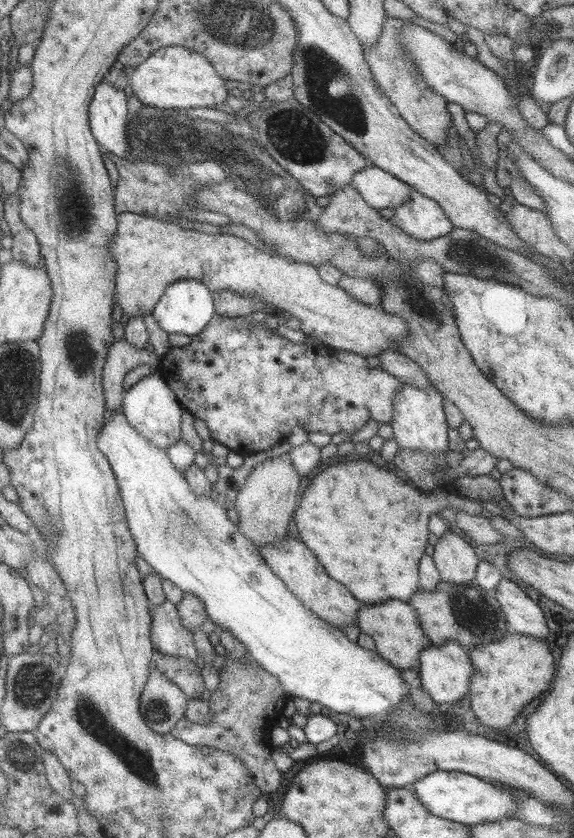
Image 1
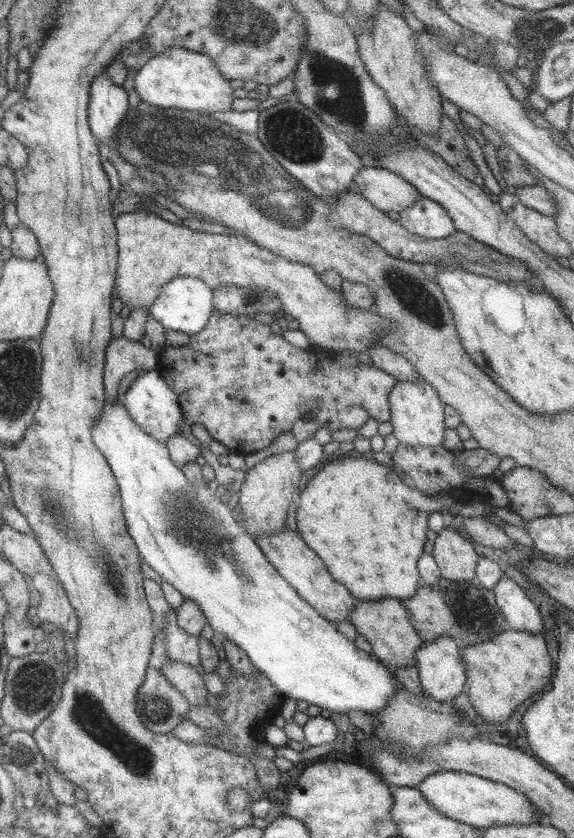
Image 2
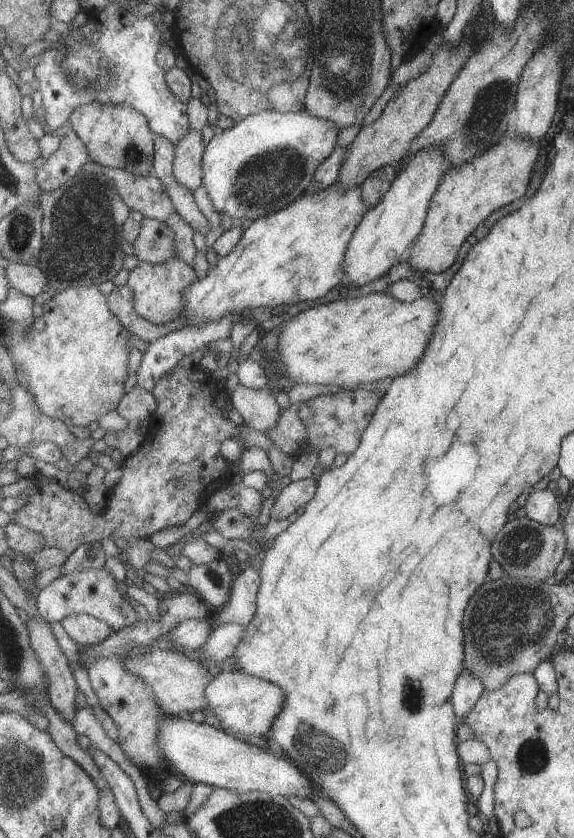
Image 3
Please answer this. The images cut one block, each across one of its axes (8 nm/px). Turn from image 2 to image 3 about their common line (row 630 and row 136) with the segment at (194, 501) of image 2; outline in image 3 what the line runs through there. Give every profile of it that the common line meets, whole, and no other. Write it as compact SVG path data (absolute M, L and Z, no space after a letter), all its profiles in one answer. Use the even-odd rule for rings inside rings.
M264 110L247 116L228 130L217 130L203 152L203 186L219 213L228 214L237 223L249 223L286 208L307 190L316 169L337 147L340 127L329 120L312 116L309 111L283 113Z

